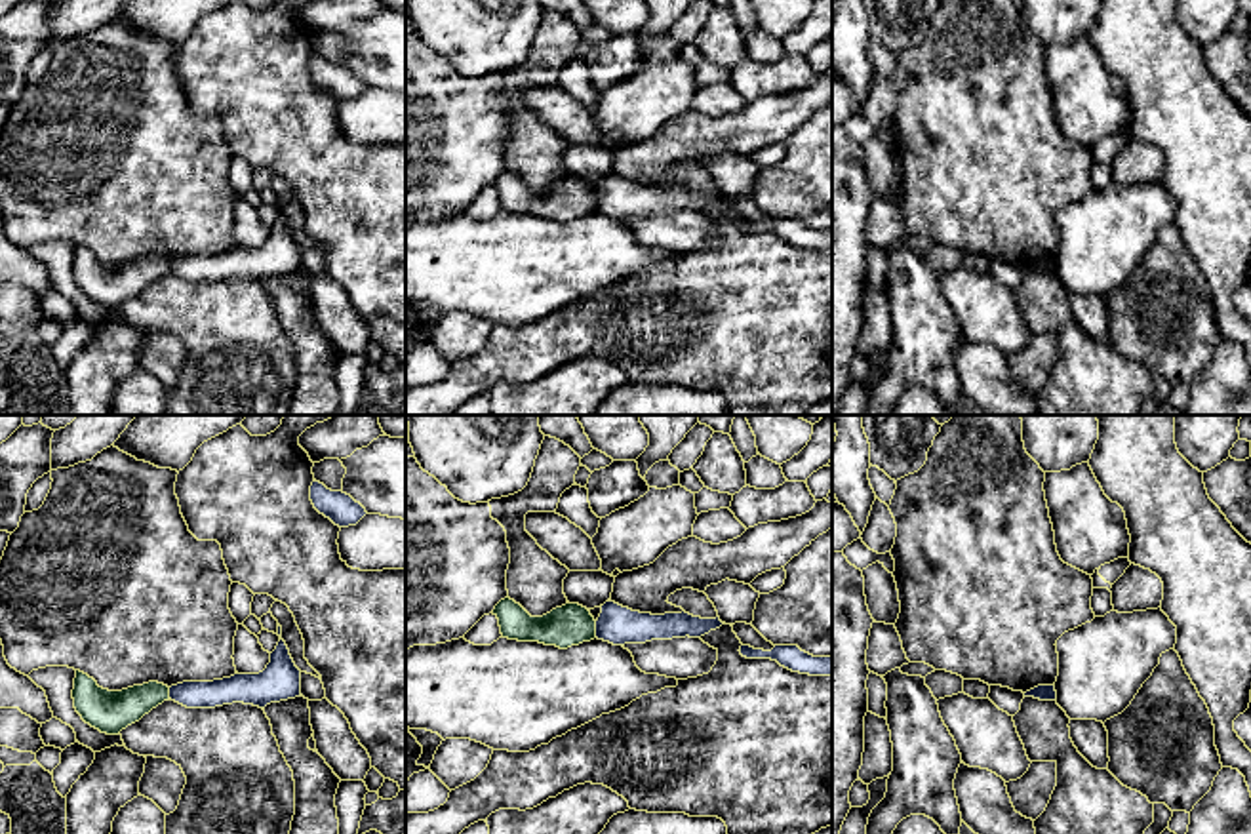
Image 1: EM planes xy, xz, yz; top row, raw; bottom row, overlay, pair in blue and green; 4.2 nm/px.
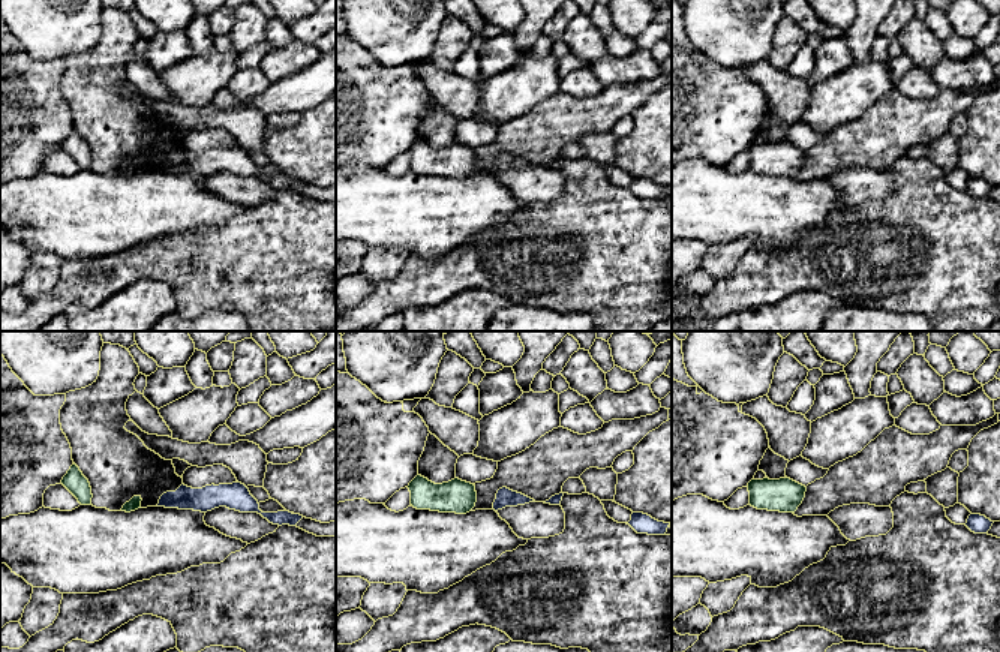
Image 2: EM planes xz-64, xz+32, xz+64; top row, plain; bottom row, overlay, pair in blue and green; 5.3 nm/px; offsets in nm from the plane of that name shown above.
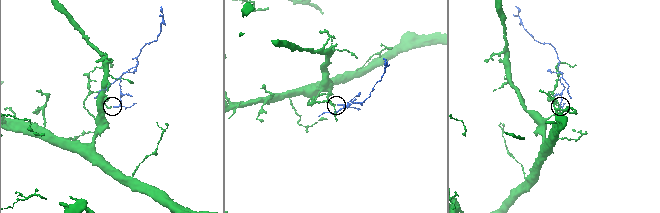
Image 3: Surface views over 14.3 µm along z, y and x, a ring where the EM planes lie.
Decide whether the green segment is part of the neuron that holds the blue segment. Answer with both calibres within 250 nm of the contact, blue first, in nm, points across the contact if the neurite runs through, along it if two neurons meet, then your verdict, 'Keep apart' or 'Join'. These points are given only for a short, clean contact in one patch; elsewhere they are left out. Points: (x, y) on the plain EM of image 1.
Thickness 160 nm (blue) against 180 nm. Boundary: xz (595, 195), (596, 210). Keep apart

